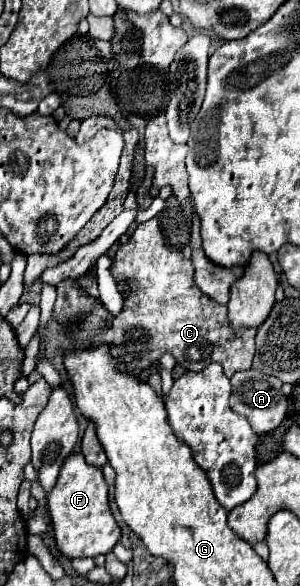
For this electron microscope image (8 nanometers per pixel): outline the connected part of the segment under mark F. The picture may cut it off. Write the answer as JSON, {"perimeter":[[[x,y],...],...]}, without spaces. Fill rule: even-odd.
{"perimeter":[[[70,454],[62,464],[58,482],[48,494],[48,510],[56,546],[66,558],[94,558],[110,552],[120,540],[120,526],[116,524],[108,504],[108,484],[104,474],[100,468],[90,466],[82,454]]]}

